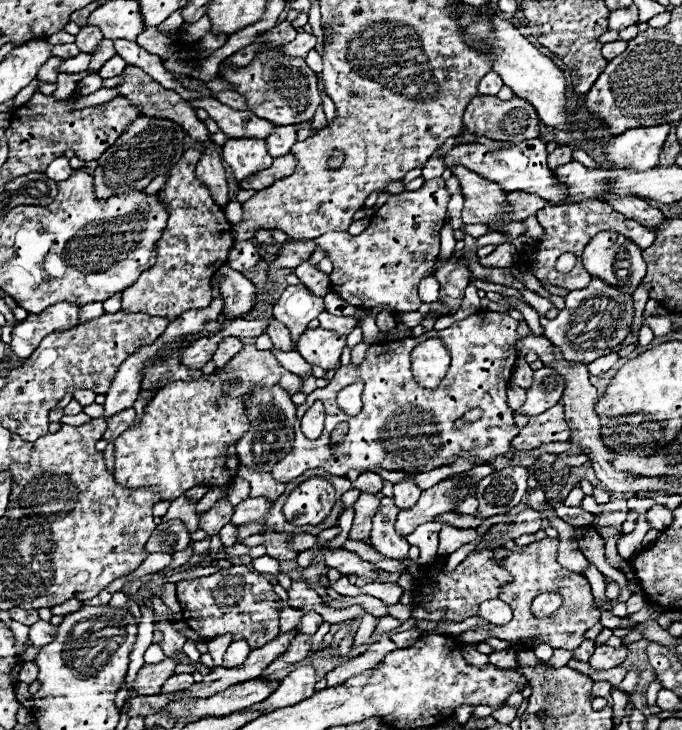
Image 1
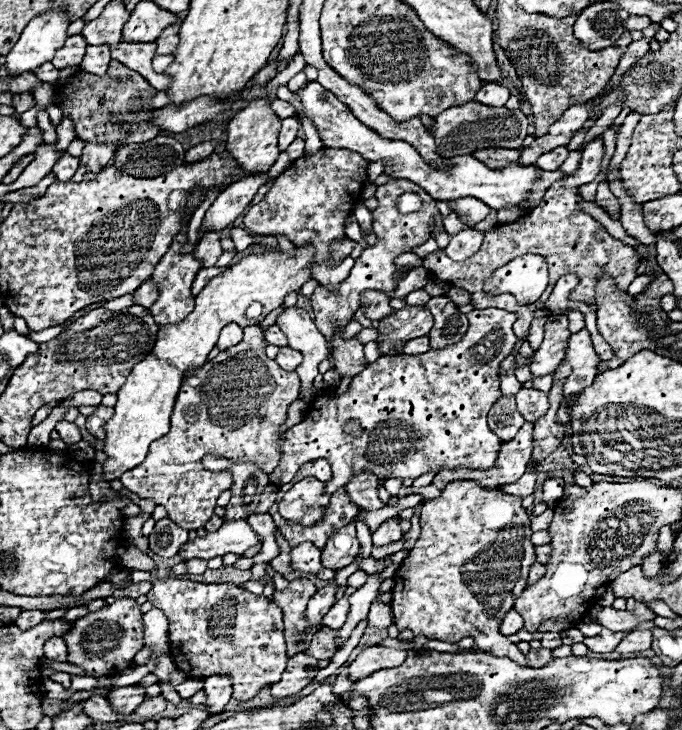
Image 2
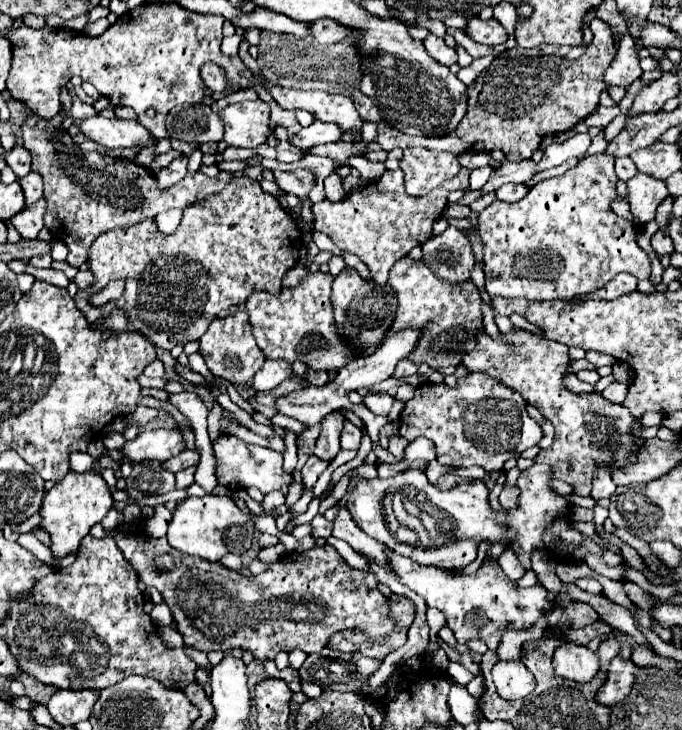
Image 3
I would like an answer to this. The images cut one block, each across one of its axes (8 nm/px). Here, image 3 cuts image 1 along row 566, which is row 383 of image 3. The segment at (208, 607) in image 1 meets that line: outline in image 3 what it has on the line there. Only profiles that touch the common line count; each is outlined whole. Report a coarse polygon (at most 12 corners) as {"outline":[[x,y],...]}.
{"outline":[[244,310],[200,338],[214,378],[246,386],[264,364]]}

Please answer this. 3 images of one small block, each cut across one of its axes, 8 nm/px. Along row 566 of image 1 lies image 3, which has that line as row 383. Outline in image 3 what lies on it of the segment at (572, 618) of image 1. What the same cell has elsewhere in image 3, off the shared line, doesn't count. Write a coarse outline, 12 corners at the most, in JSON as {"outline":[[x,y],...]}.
{"outline":[[522,328],[462,360],[552,422],[534,462],[590,496],[596,464],[630,464],[644,440],[602,394],[562,384],[564,344]]}

